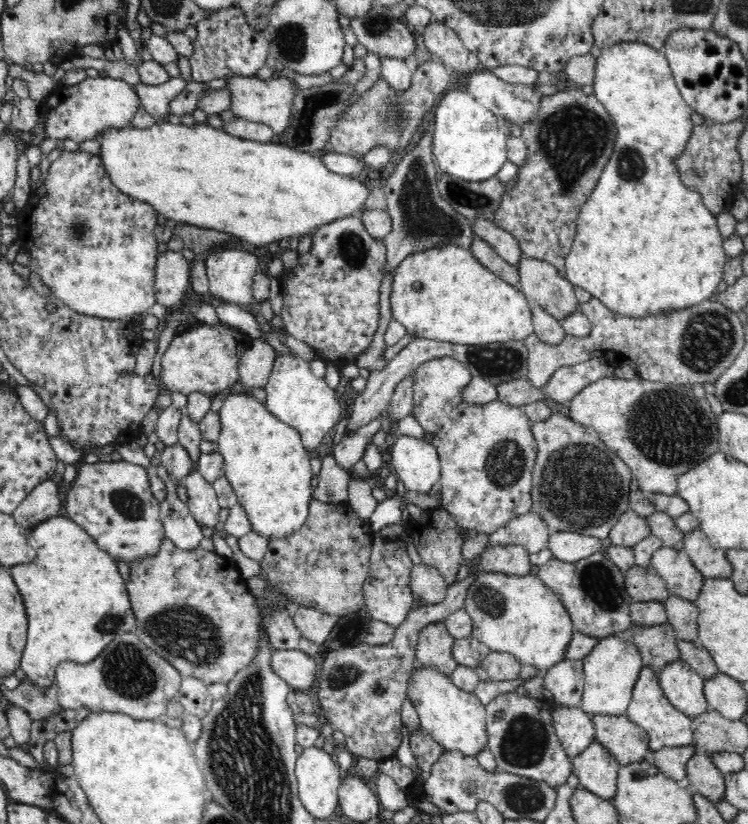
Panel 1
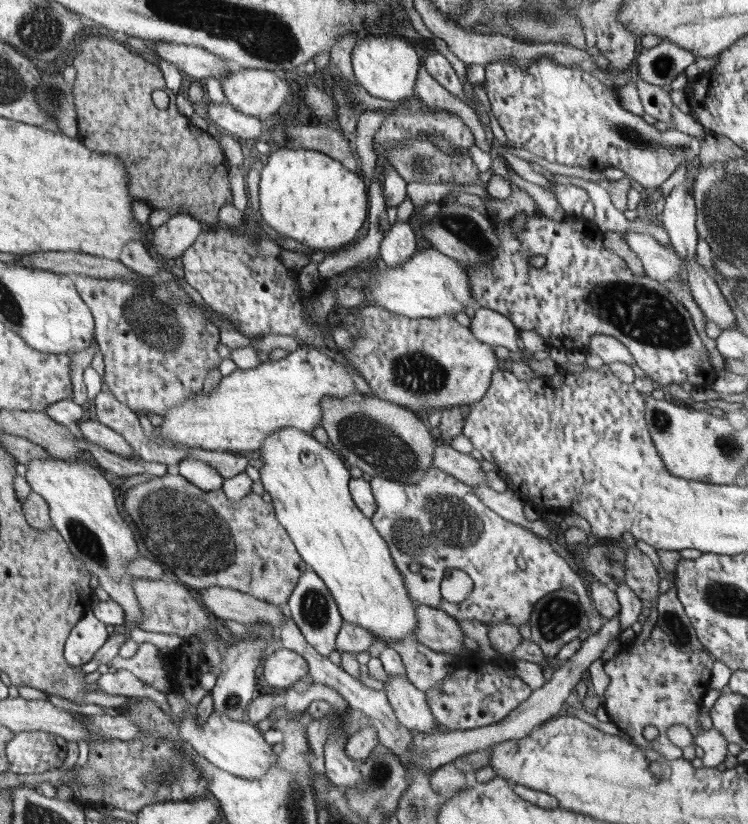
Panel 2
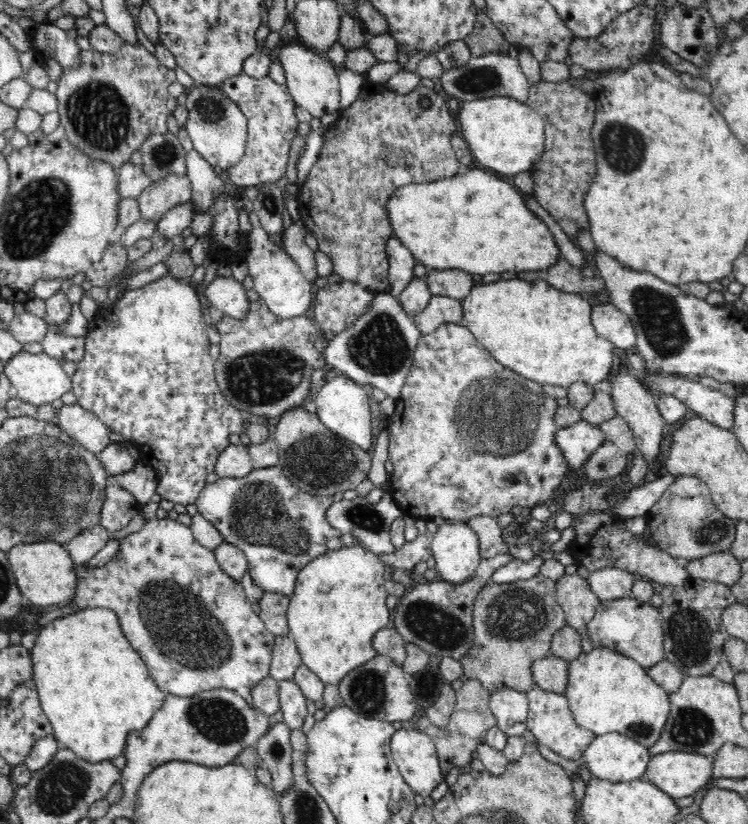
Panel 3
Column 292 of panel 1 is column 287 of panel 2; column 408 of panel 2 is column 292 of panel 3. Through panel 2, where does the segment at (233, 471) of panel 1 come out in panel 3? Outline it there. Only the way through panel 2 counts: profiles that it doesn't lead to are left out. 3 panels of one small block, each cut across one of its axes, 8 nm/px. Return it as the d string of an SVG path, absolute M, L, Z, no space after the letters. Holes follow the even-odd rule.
M356 544L354 548L326 550L300 570L286 608L286 620L304 666L324 684L338 686L350 670L378 654L372 646L372 638L380 628L390 628L394 616L394 612L386 608L384 566L386 562L374 552Z

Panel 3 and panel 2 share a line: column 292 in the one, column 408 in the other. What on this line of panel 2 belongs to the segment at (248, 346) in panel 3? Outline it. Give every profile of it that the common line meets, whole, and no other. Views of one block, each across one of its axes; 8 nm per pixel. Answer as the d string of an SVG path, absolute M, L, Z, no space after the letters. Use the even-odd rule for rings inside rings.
M367 304L361 306L357 316L349 318L349 322L353 320L363 322L361 328L351 330L355 346L351 352L339 350L339 354L371 384L375 398L409 408L411 412L479 402L491 384L493 372L503 366L495 358L493 346L473 338L471 330L459 326L453 316L413 320Z

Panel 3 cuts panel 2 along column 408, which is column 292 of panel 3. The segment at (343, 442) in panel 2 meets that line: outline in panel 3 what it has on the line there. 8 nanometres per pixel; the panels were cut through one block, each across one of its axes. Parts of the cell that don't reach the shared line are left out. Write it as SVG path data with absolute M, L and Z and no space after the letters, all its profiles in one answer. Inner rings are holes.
M292 408L280 414L274 442L280 450L278 468L288 476L292 486L306 494L334 498L336 494L356 490L364 480L368 480L372 470L372 458L366 450L350 444L340 434L334 434L318 414L310 414L304 408Z

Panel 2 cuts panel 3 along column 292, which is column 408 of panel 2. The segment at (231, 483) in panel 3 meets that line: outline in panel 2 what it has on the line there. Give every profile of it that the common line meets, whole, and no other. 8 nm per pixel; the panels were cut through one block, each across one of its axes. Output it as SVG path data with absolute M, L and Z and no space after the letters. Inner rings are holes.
M431 468L413 486L375 476L369 488L377 506L371 526L389 544L395 566L403 576L403 586L415 604L441 610L459 620L505 622L519 628L529 622L539 598L557 590L573 590L589 620L591 634L599 632L603 618L591 606L577 572L551 550L547 540L505 522L489 506L483 506L471 486ZM449 570L463 570L473 580L473 590L461 604L447 604L441 598L439 584Z

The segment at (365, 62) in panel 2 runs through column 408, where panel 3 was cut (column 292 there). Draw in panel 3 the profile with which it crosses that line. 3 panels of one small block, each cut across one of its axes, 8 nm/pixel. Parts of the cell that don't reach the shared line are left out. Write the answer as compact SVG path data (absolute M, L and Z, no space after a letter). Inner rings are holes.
M290 44L278 52L278 58L284 70L286 88L298 108L304 108L312 118L318 118L318 120L322 120L324 114L336 114L340 110L340 84L338 84L340 68L332 66L332 62L326 56L306 50L306 46Z

